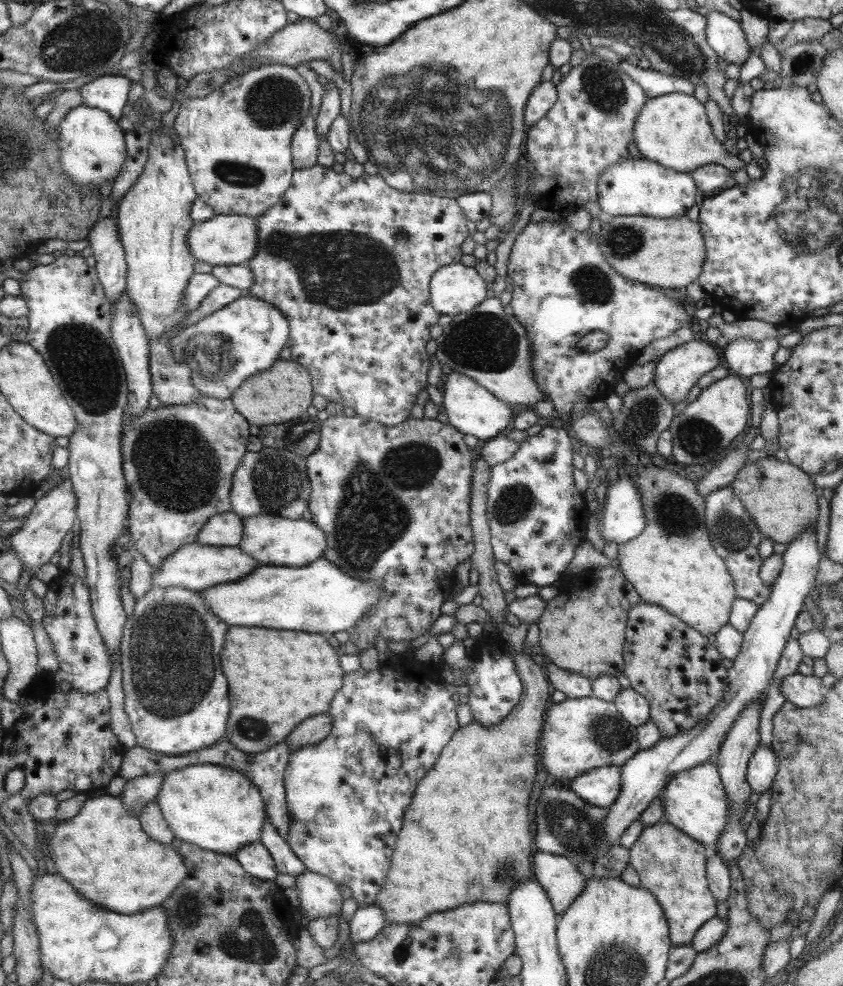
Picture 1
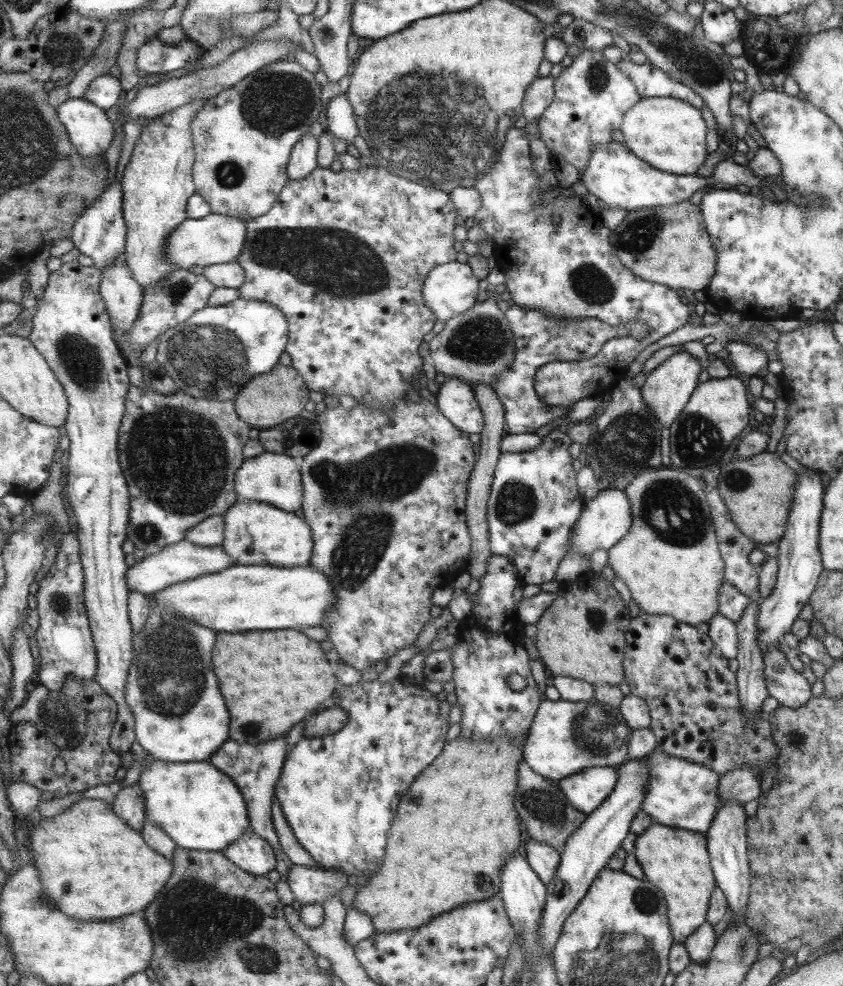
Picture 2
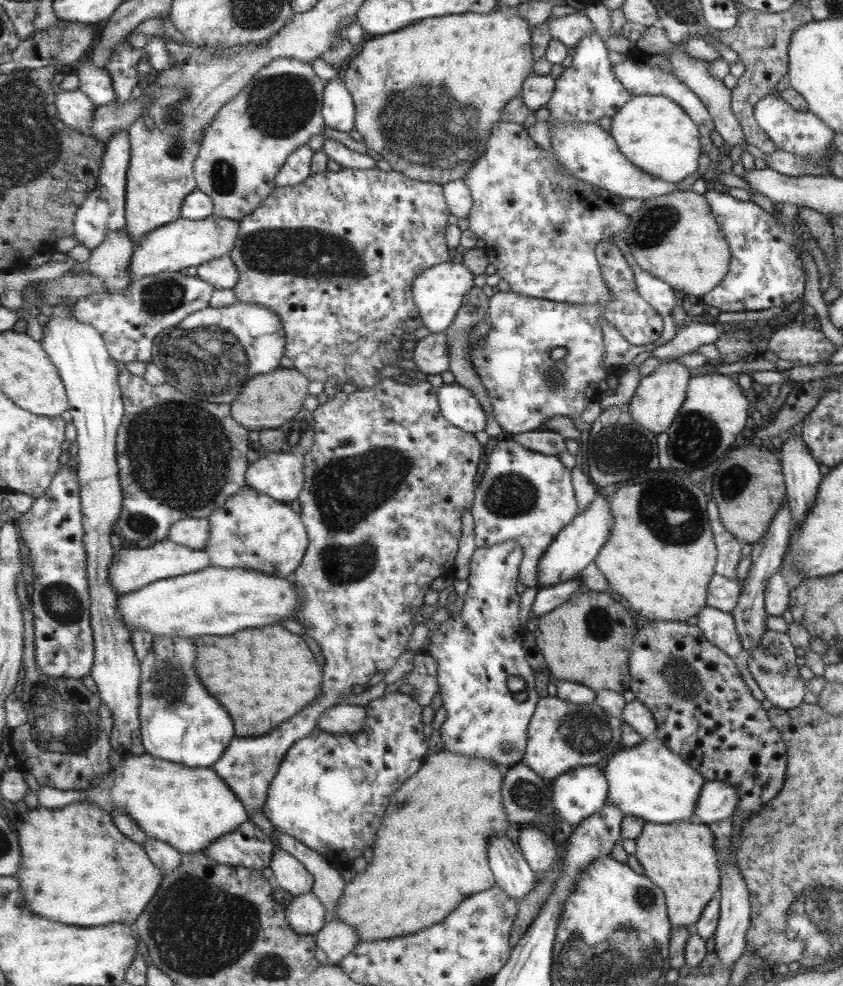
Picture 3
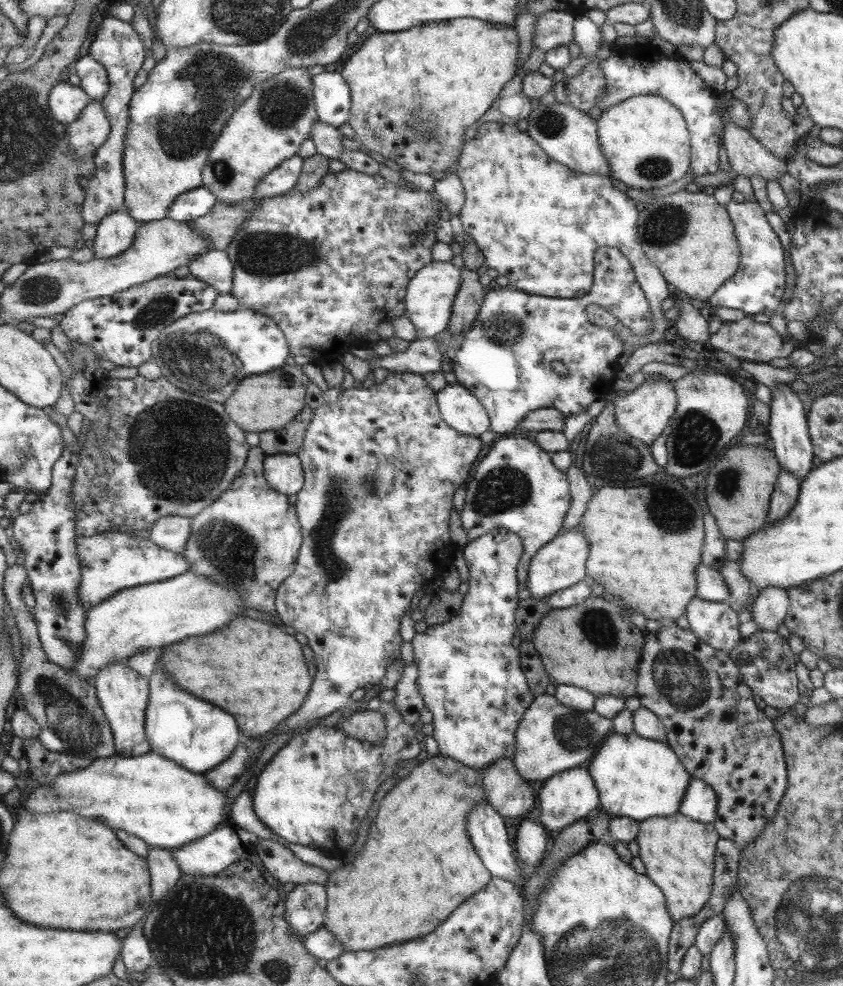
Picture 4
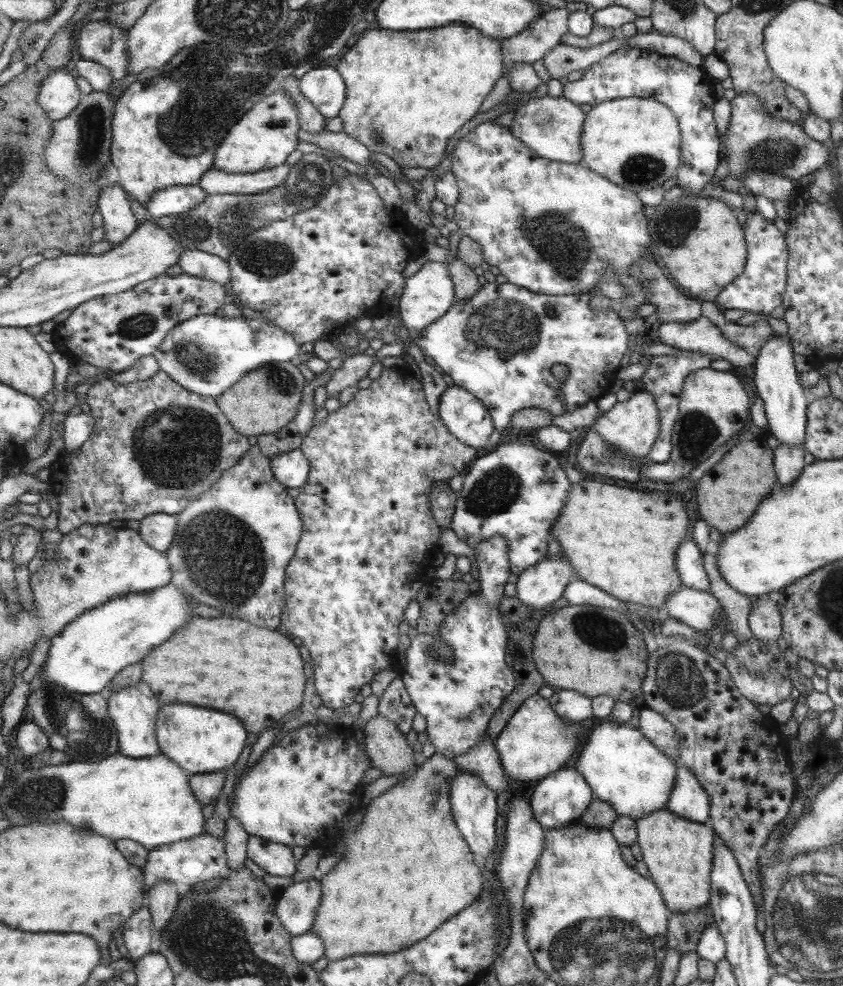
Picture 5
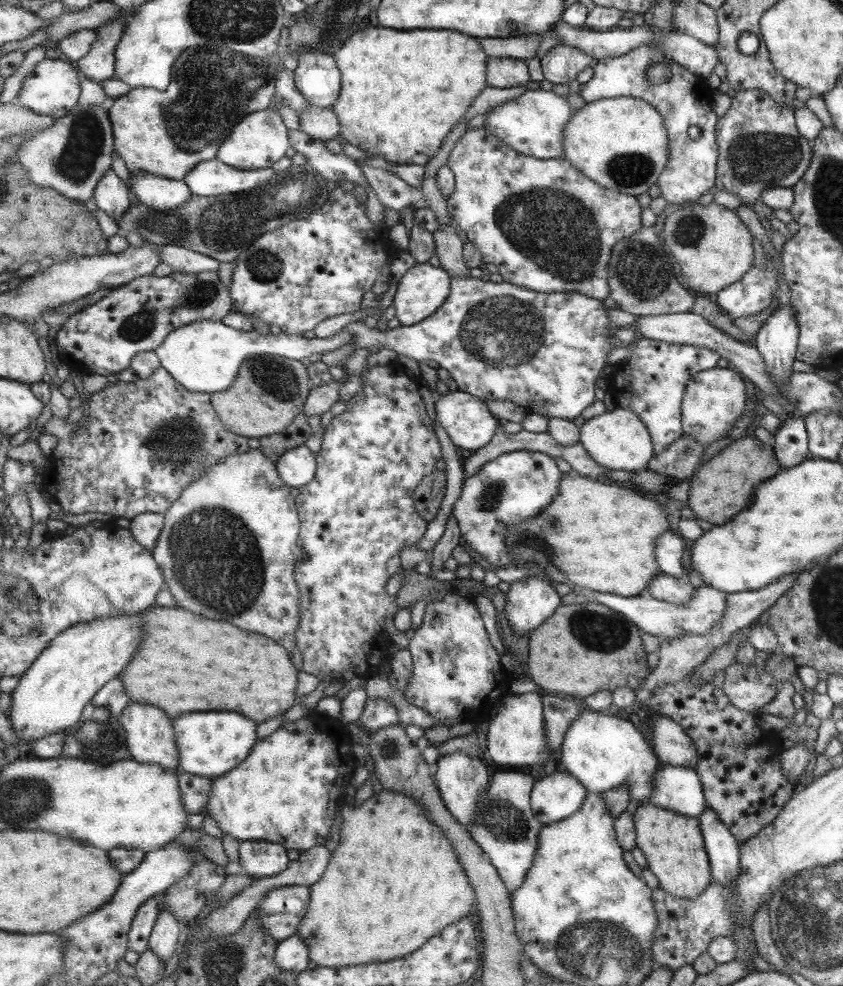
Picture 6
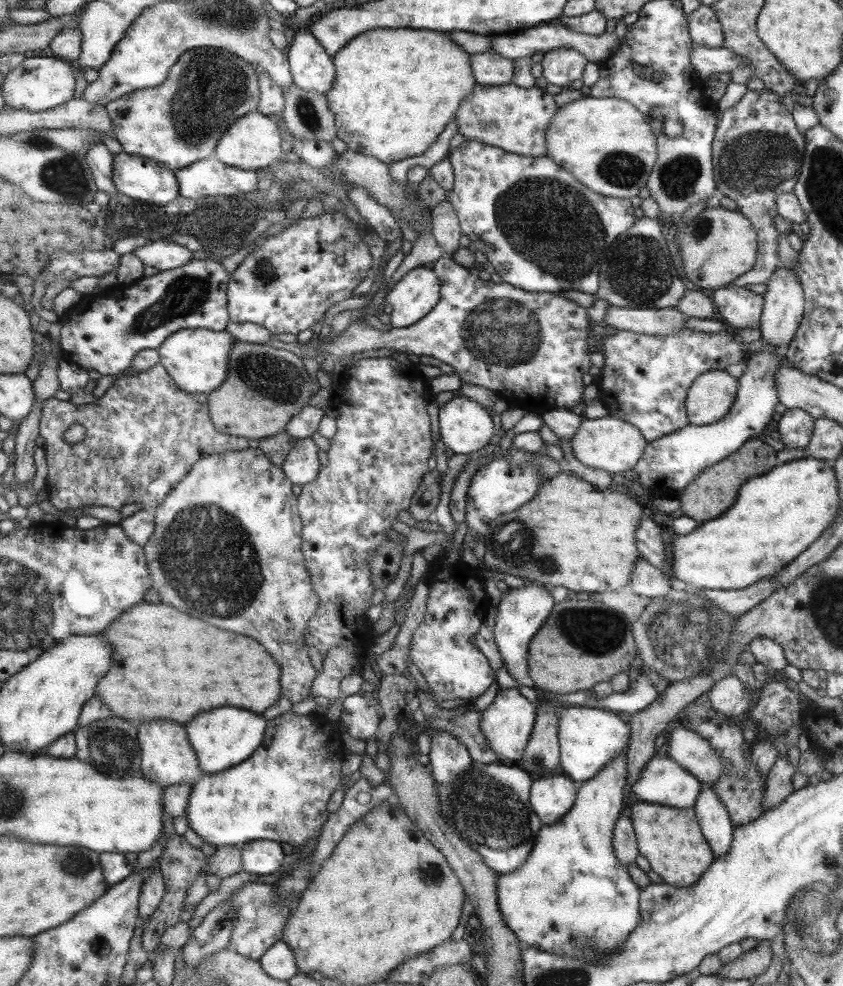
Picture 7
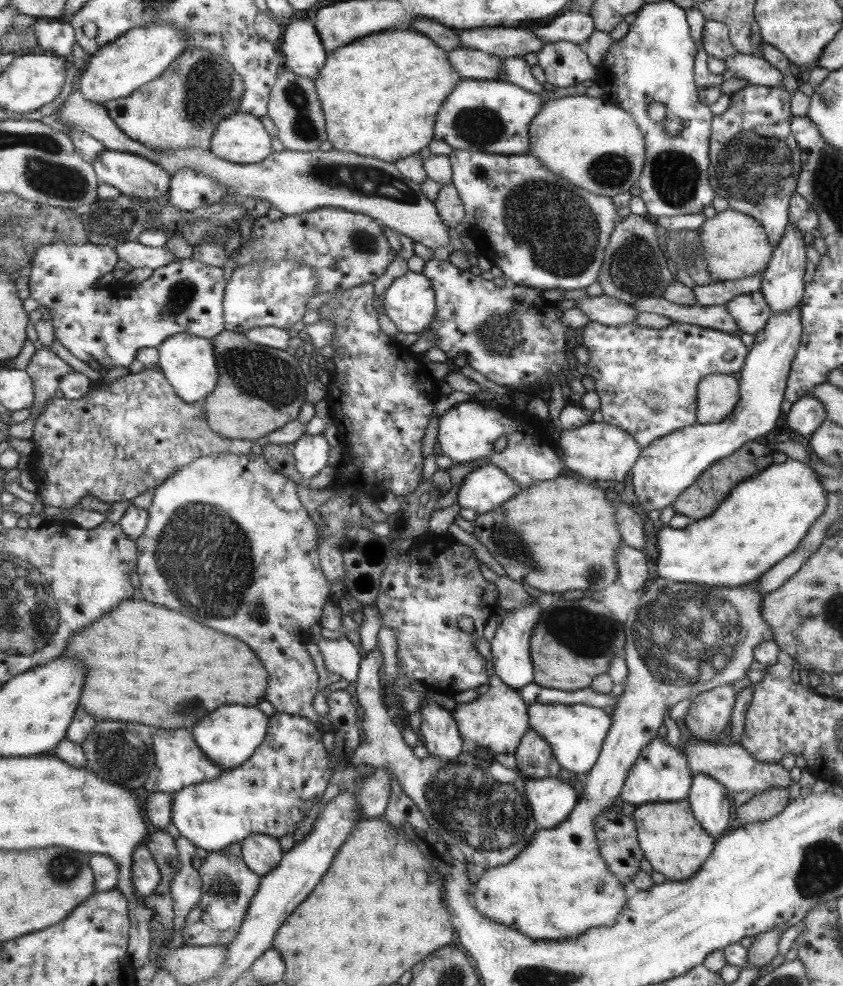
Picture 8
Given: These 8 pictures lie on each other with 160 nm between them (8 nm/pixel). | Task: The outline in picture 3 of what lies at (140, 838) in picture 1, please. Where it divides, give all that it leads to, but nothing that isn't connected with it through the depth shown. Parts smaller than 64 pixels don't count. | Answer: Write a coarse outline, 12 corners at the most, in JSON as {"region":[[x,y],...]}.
{"region":[[90,802],[16,820],[25,903],[136,924],[166,877]]}

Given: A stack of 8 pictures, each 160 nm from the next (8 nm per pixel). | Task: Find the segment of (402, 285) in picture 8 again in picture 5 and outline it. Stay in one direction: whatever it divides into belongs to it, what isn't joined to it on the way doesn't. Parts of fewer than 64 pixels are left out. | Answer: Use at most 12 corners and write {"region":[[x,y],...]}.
{"region":[[426,261],[405,279],[398,317],[410,334],[455,300],[447,265]]}

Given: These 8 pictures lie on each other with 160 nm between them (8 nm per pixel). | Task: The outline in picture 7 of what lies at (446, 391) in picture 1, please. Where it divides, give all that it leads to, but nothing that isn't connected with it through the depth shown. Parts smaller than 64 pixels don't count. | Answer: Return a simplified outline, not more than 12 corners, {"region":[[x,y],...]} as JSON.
{"region":[[455,395],[438,413],[448,454],[481,450],[491,416]]}

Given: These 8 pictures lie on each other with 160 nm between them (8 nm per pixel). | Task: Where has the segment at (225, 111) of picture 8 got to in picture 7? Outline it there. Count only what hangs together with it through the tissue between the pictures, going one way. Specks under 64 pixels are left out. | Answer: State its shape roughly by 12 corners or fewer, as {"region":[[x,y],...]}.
{"region":[[222,48],[106,107],[127,154],[179,171],[214,158],[260,104]]}

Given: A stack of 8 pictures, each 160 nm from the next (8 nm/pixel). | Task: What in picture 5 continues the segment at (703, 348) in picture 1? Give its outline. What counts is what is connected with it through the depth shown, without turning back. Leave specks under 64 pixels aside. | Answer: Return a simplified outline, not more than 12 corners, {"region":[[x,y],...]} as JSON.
{"region":[[635,391],[590,430],[644,460],[660,435],[656,398]]}

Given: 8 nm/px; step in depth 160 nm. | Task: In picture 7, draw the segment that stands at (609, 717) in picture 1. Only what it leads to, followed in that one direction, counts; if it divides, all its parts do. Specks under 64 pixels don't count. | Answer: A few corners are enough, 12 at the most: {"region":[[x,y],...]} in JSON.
{"region":[[498,688],[479,730],[500,760],[525,752],[535,707]]}

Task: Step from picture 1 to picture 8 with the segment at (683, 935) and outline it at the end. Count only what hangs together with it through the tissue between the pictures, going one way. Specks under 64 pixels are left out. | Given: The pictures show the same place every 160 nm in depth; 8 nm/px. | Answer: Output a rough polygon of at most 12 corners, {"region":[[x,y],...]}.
{"region":[[687,798],[639,805],[645,860],[666,881],[692,878],[712,854]]}

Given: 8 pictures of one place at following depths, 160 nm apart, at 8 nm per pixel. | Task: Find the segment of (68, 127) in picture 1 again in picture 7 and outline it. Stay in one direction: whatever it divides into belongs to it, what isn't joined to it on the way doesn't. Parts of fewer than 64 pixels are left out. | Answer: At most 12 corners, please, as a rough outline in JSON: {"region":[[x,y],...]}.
{"region":[[27,57],[5,73],[13,108],[48,111],[75,97],[63,58]]}

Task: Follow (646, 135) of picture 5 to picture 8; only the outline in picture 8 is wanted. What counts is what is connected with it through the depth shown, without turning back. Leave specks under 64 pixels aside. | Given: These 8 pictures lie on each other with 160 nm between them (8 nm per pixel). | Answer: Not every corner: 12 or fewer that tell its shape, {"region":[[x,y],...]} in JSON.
{"region":[[587,95],[543,102],[529,154],[615,196],[647,155],[632,115]]}

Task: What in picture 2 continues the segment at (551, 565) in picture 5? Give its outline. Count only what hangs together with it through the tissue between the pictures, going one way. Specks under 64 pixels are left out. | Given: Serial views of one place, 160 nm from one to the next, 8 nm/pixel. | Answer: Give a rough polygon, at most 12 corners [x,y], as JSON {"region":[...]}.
{"region":[[621,490],[584,504],[571,534],[578,554],[609,550],[632,526]]}

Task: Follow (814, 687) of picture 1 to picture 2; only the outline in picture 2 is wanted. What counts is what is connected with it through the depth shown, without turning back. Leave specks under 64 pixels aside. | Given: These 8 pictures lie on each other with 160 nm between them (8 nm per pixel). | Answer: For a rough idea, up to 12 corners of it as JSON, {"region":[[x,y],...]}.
{"region":[[779,640],[764,654],[767,696],[796,709],[810,683],[787,662]]}

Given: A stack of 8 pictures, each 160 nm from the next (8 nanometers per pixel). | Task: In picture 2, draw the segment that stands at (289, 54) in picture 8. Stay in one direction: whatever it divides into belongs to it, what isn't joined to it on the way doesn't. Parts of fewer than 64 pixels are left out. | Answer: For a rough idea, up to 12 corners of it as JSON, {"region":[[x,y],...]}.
{"region":[[344,94],[326,103],[327,130],[347,144],[359,134]]}

